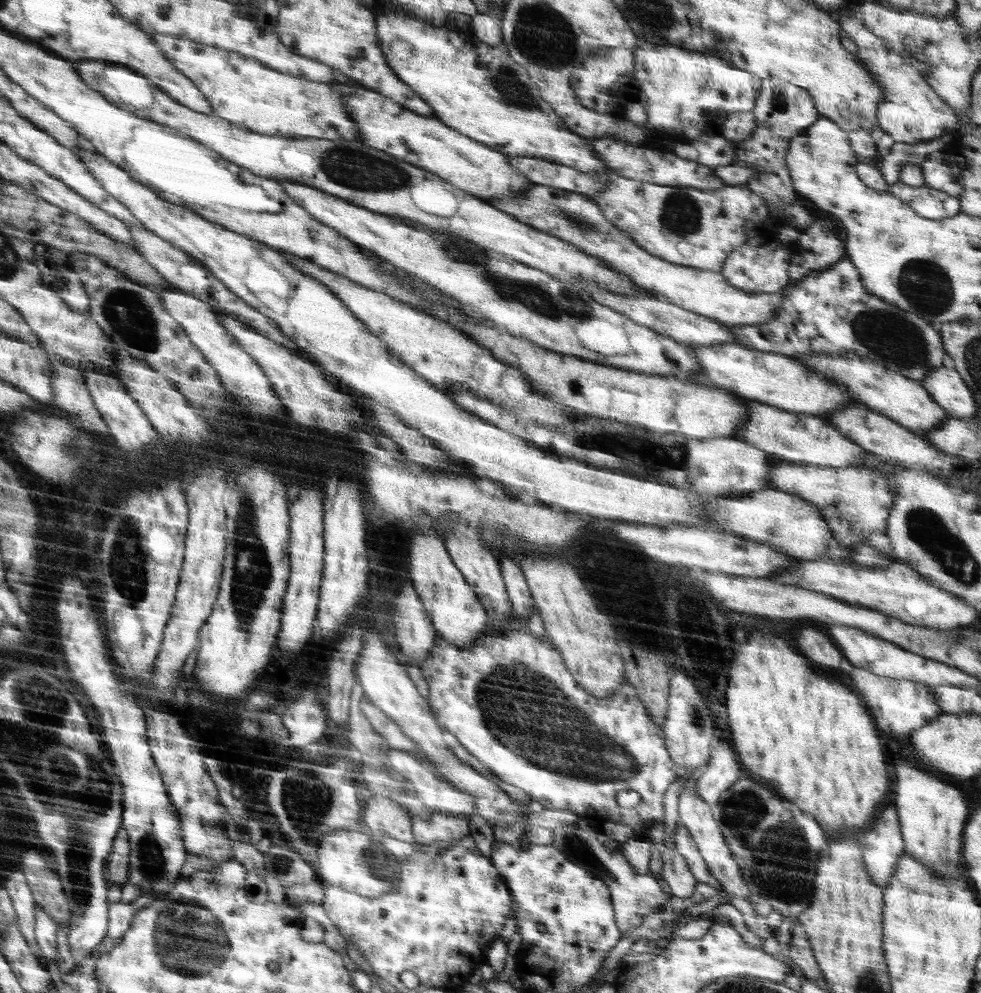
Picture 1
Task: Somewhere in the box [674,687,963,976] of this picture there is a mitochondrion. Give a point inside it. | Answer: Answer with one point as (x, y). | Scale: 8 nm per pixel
(783, 868)

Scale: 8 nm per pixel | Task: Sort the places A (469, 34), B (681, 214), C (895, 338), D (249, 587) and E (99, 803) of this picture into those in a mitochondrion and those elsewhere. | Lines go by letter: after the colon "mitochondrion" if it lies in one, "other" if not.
A: other
B: mitochondrion
C: mitochondrion
D: mitochondrion
E: mitochondrion

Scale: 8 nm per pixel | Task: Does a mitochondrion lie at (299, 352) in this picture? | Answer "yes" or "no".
no

